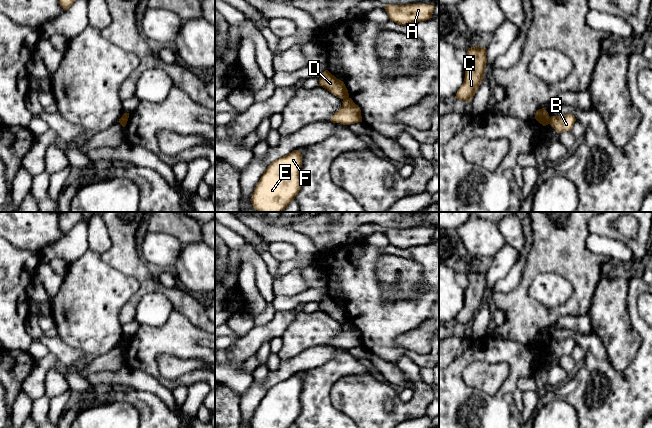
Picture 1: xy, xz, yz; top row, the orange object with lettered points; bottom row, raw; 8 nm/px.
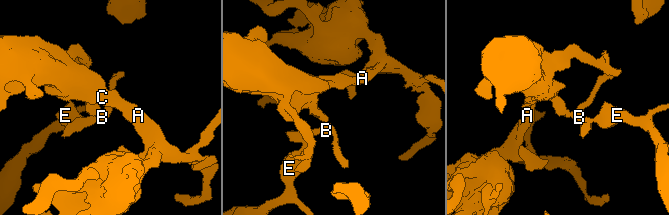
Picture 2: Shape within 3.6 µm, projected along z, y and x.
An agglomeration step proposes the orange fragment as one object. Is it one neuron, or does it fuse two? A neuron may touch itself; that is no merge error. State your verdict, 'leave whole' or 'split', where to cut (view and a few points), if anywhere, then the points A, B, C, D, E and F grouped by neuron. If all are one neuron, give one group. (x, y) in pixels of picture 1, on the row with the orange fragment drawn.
split; cut yz (550, 117), (548, 123); groups A C D / B E F

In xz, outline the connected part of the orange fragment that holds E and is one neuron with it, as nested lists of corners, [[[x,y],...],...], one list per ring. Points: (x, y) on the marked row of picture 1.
[[[298,150],[273,161],[250,199],[258,212],[283,212],[301,189],[302,154]]]

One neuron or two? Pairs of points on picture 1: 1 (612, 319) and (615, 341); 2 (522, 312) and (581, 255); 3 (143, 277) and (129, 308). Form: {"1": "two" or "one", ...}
{"1": "one", "2": "one", "3": "one"}

